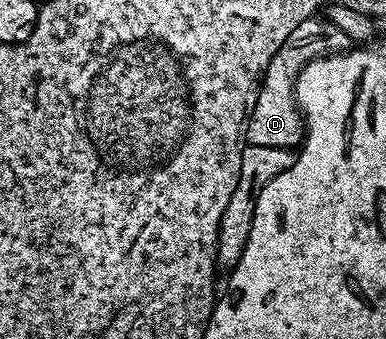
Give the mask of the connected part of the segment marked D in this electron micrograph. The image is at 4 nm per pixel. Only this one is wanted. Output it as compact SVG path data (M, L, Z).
M311 16L287 39L283 39L283 47L271 55L271 63L267 63L267 71L261 77L261 86L255 99L255 107L249 113L245 122L244 140L250 145L259 147L279 147L280 149L296 150L305 140L305 119L301 116L301 109L297 106L297 80L307 67L307 63L316 57L326 57L330 53L343 53L350 48L349 37L333 21L317 21Z

